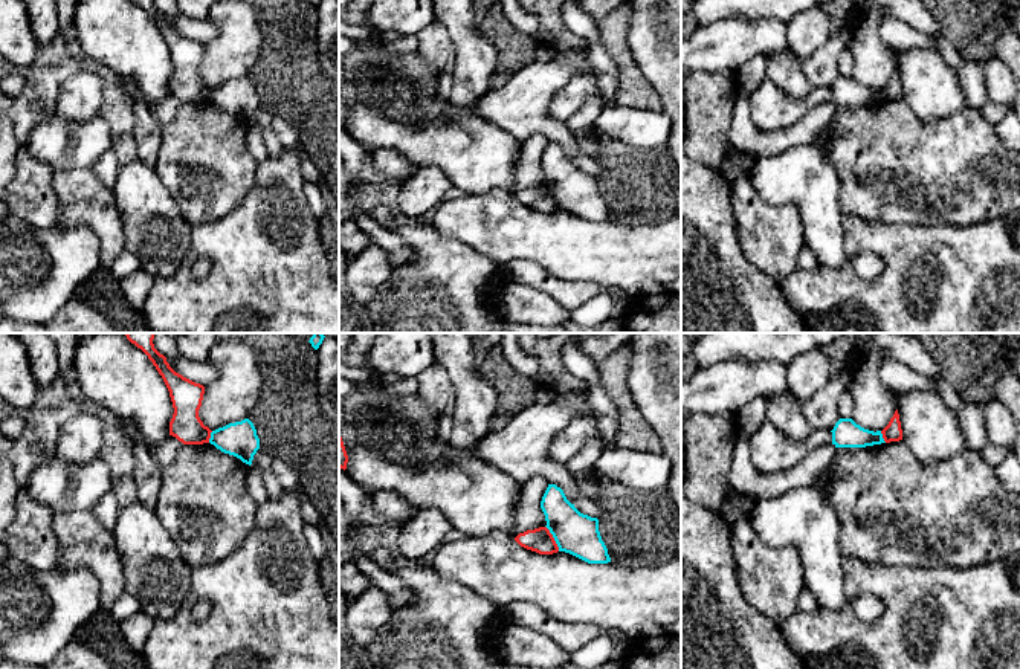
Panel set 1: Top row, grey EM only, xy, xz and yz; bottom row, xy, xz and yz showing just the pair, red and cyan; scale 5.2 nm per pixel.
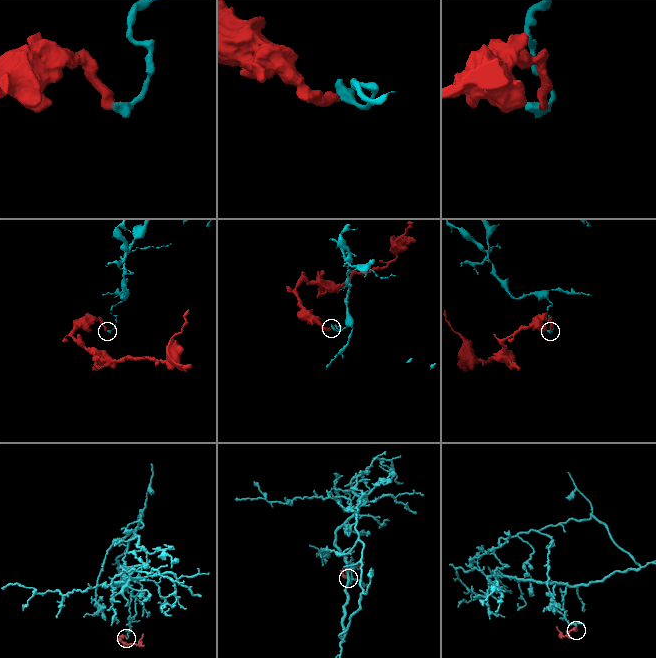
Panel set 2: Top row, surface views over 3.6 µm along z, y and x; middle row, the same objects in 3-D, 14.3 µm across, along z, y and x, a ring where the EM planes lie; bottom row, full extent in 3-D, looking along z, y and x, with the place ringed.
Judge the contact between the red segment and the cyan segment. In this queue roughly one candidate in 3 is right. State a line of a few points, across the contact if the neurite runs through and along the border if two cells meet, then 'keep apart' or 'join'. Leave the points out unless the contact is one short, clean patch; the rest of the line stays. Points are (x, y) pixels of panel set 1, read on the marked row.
line xz (545, 526), (559, 550); keep apart

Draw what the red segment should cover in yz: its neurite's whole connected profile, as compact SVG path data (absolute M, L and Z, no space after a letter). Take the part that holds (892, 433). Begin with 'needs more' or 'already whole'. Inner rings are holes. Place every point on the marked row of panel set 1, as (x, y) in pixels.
already whole; M898 409L895 411L889 425L881 431L881 434L886 443L902 440L902 429L901 429Z

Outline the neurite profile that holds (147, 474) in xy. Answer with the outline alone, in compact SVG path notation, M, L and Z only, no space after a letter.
M139 443L133 448L134 467L133 480L137 487L137 501L148 509L154 509L162 484L162 470L159 463L145 444Z

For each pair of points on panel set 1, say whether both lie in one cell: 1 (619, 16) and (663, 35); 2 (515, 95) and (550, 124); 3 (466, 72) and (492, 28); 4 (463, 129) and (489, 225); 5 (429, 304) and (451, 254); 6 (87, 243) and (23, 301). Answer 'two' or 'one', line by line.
1: two
2: one
3: two
4: two
5: one
6: one

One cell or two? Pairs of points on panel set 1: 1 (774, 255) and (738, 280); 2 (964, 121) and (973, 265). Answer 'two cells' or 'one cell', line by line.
1: two cells
2: two cells

